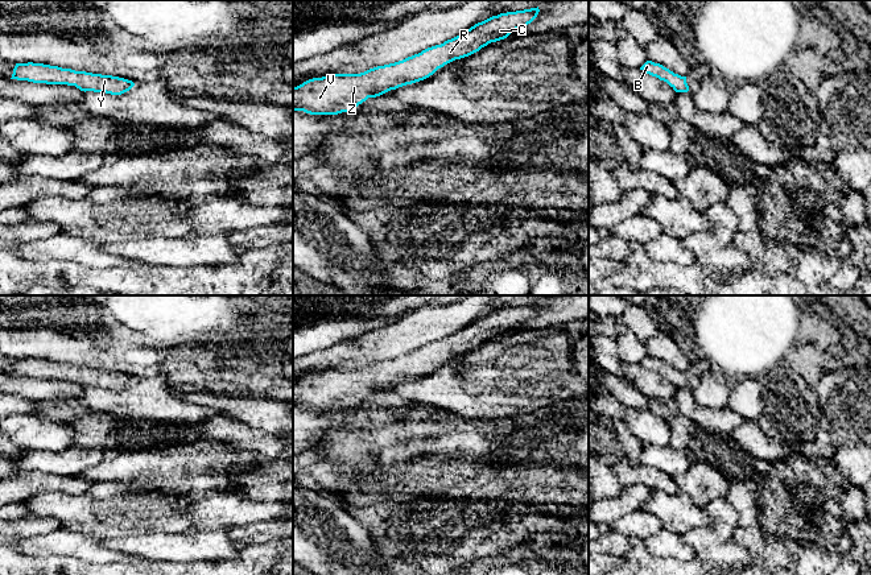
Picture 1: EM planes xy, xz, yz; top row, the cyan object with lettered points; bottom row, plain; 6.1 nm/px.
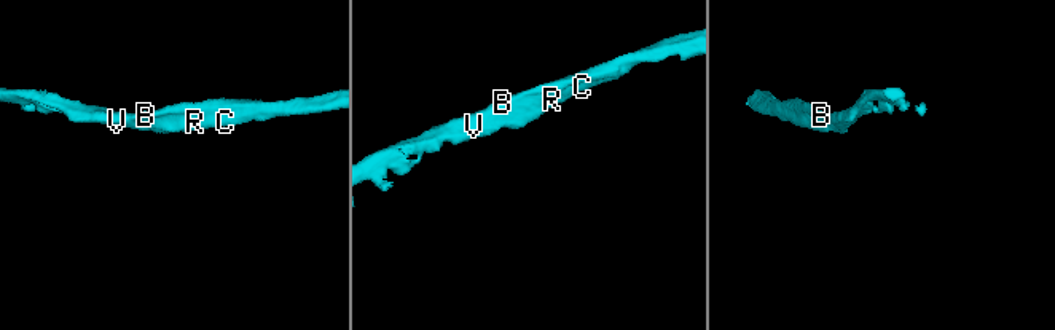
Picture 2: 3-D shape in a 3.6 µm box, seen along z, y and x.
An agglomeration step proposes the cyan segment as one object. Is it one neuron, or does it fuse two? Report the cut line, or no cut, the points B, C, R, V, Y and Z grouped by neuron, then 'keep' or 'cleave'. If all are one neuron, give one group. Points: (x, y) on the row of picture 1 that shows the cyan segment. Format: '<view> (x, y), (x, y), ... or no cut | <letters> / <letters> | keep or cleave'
no cut | B C R V Y Z | keep

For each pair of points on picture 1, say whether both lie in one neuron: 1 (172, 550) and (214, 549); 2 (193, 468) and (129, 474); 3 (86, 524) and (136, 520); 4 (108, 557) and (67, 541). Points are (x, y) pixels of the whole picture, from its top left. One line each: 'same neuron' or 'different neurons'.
1: same neuron
2: same neuron
3: same neuron
4: same neuron

